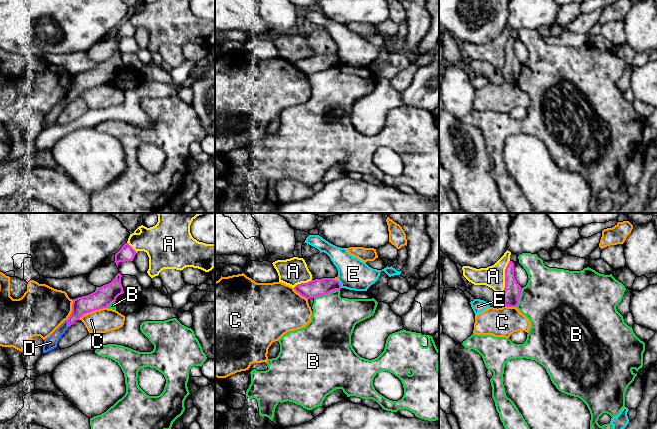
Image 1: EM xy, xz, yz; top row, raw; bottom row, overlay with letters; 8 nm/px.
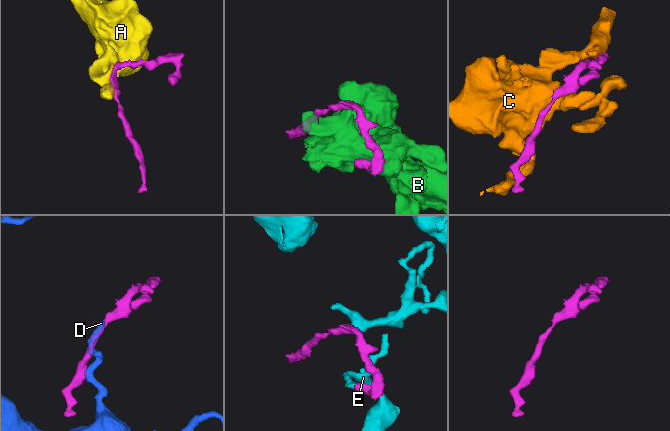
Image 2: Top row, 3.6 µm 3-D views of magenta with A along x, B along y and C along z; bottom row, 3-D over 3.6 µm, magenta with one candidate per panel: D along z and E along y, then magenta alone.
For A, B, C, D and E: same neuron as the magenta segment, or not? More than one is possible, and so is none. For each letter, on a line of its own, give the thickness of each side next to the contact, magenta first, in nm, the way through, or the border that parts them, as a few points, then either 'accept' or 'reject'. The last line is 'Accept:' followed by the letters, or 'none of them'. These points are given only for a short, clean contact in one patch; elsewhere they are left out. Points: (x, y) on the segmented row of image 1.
A: calibres 140 and 180 nm; reject
B: calibres 140 and 360 nm; reject
C: calibres 160 and 190 nm; reject
D: calibres 140 and 100 nm; reject
E: calibres 140 and 260 nm; border xz (337, 280), (341, 287); reject
Accept: none of them

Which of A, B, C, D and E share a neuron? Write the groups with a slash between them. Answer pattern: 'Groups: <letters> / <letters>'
Groups: A / B / C / D / E

